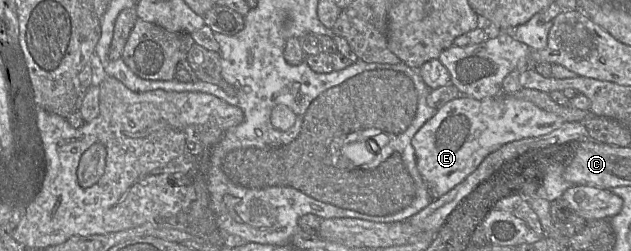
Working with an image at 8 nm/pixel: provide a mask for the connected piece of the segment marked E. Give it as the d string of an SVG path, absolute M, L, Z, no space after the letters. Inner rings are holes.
M501 93L476 100L461 95L443 105L413 136L417 169L433 200L440 198L474 172L490 153L509 142L547 135L564 119L530 101Z

